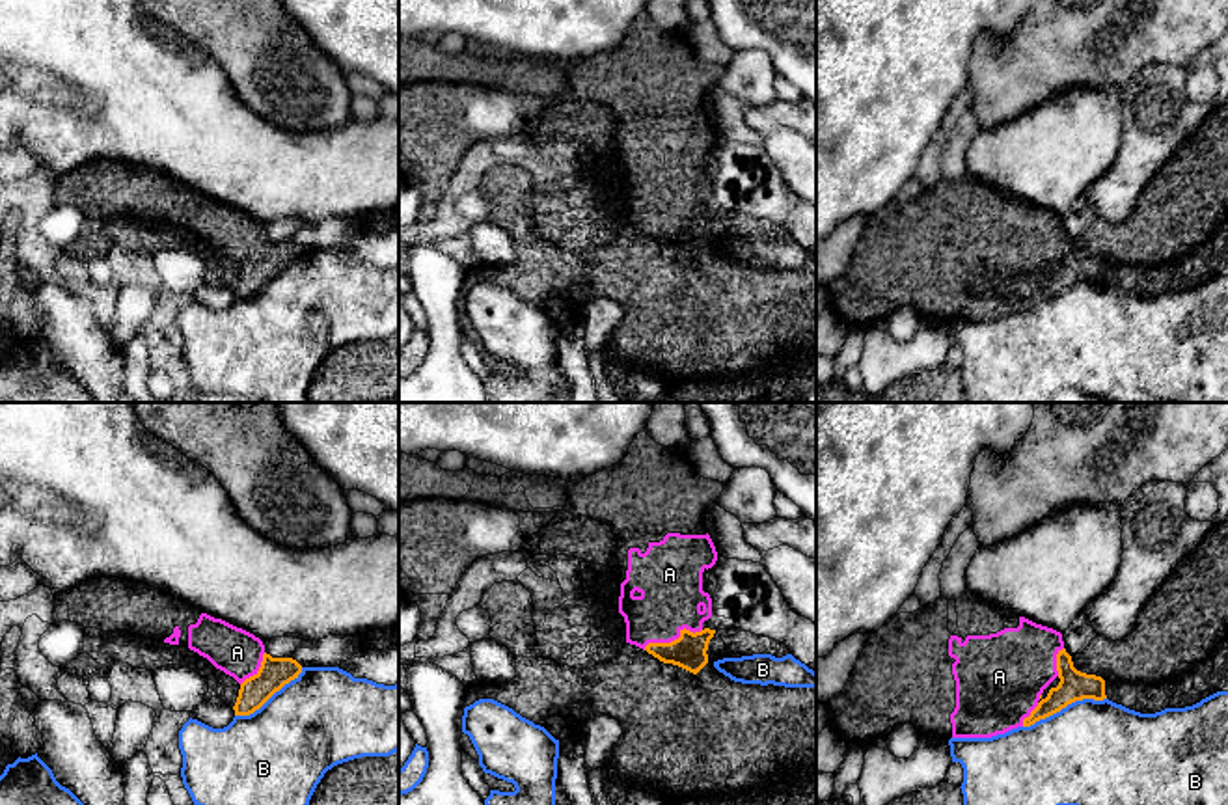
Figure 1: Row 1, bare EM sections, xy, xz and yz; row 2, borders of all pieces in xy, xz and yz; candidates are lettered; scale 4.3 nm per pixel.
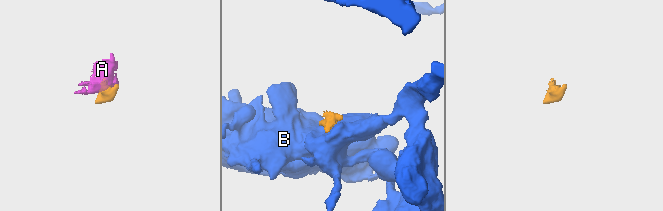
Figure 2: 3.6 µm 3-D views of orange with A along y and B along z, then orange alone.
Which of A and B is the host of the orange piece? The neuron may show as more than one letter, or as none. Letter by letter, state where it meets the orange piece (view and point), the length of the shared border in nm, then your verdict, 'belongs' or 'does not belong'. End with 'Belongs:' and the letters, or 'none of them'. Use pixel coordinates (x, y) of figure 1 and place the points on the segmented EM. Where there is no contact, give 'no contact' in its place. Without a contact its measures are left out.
A: meets orange in xz at (675, 640); contact 280 nm long; belongs
B: meets orange in yz at (1064, 707); contact 380 nm long; does not belong
Belongs: A

